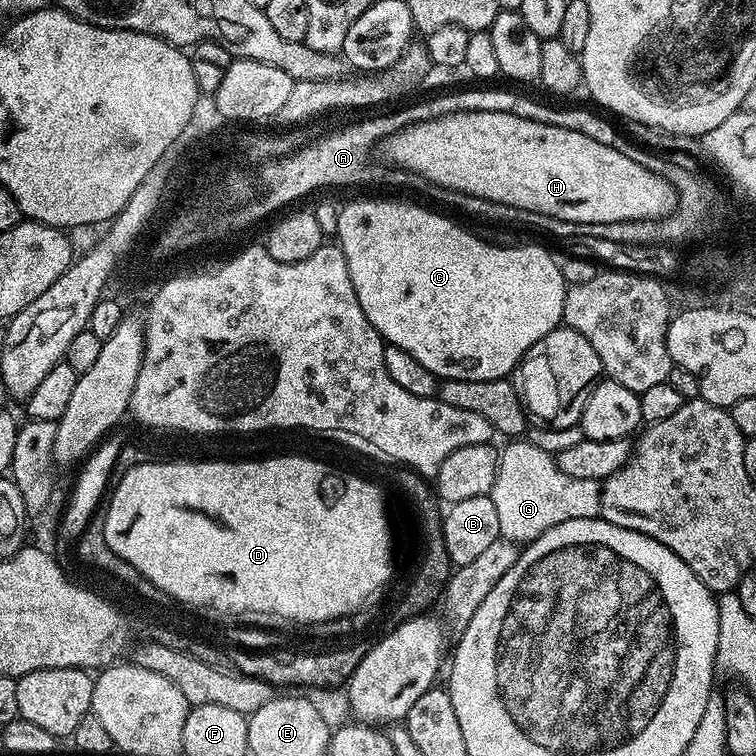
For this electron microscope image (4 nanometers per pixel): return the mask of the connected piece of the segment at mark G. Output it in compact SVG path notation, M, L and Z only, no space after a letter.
M512 438L503 449L499 449L500 461L496 467L494 486L490 493L498 514L498 526L501 537L512 541L517 546L529 544L538 538L550 526L558 526L558 522L566 522L570 518L597 518L600 516L600 486L601 481L590 478L569 478L558 470L556 457L546 450L538 450L526 438Z

